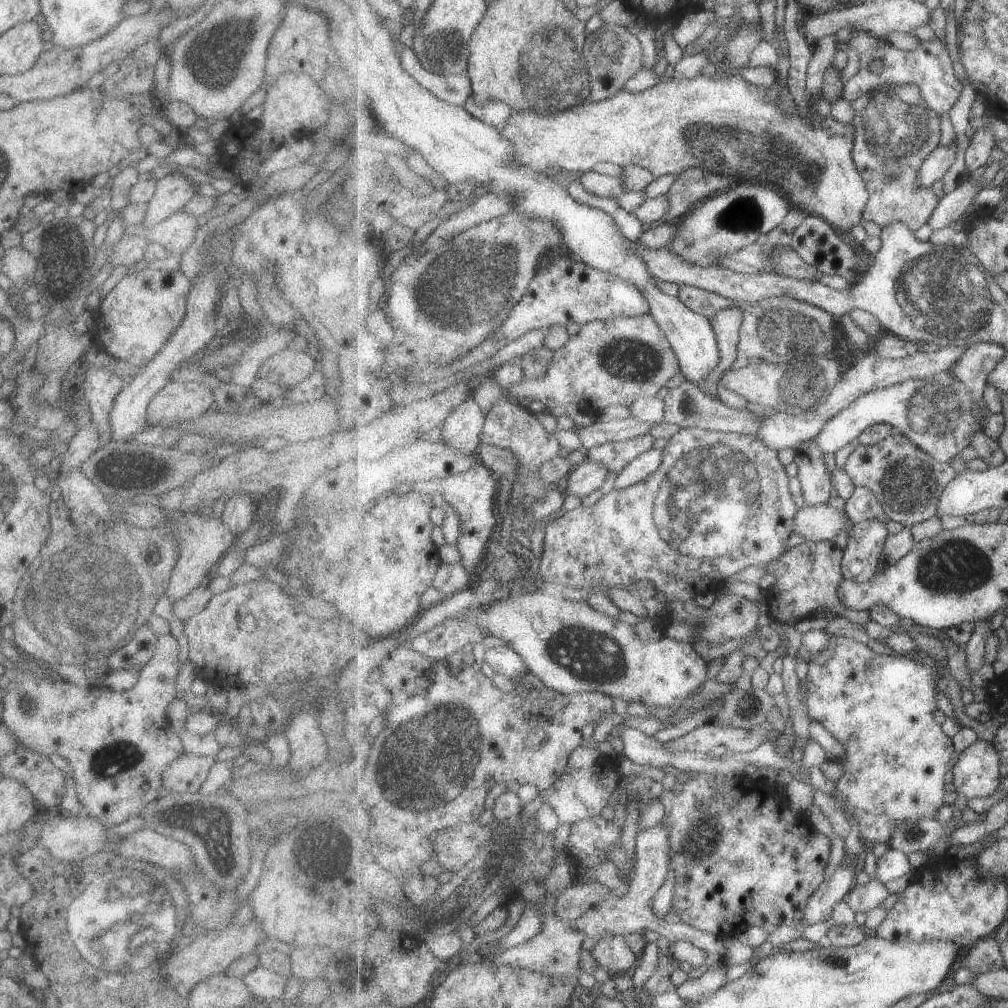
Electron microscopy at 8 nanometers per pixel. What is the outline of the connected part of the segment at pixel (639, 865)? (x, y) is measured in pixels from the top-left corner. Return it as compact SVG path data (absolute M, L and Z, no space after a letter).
M660 821L656 826L648 830L642 830L638 834L636 842L636 861L635 879L630 884L630 890L626 895L619 898L613 894L605 901L597 902L583 914L577 921L576 928L590 932L593 941L604 937L630 936L635 932L654 930L658 934L665 936L672 945L680 941L690 941L707 950L709 953L716 952L728 956L728 941L719 935L700 930L695 926L681 920L677 923L661 919L656 916L652 910L652 900L654 896L660 892L660 888L666 884L668 880L668 871L672 866L672 858L670 858L670 830L665 828L664 822Z

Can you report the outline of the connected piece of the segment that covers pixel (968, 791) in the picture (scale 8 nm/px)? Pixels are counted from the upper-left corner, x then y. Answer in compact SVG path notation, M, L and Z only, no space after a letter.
M978 740L960 754L954 782L969 798L990 798L1002 786L1002 756L995 742Z

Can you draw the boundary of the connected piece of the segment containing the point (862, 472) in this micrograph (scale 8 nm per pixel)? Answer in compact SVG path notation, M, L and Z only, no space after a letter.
M897 432L878 444L858 443L857 449L849 456L845 469L856 487L870 488L879 496L889 519L913 528L939 516L938 508L942 497L948 485L959 475L959 469L938 460L926 452L925 447L918 446L902 432Z

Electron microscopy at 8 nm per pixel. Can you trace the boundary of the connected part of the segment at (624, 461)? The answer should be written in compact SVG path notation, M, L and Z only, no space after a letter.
M651 434L640 435L628 440L610 442L600 447L594 447L585 451L585 453L589 460L600 462L600 464L608 466L610 472L619 475L636 458L652 450L656 440Z

